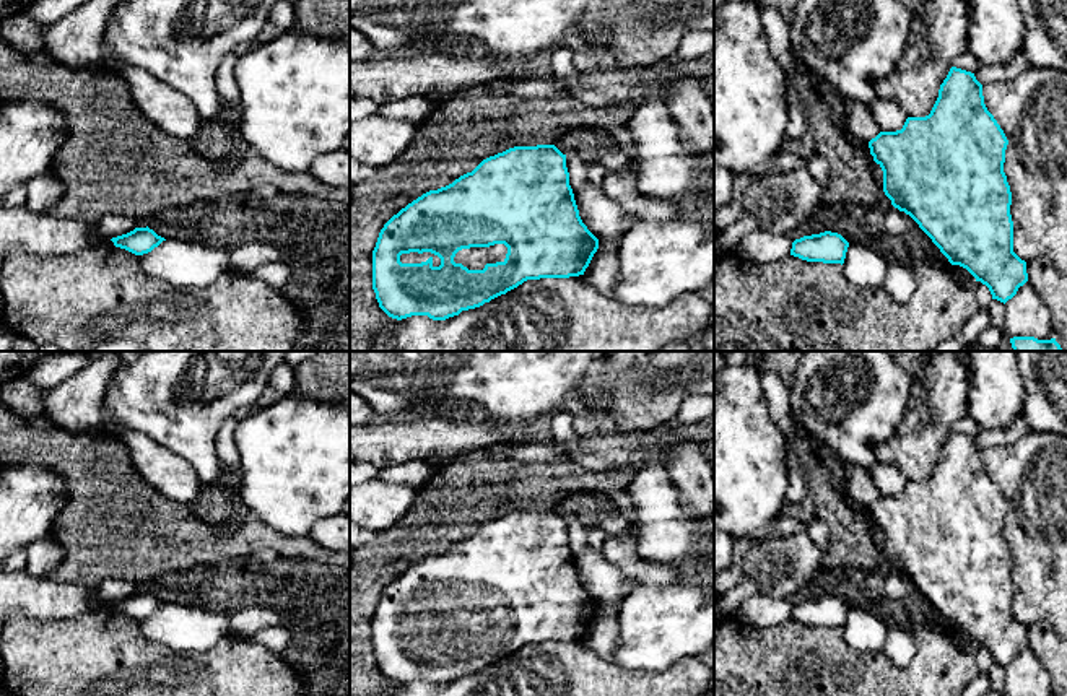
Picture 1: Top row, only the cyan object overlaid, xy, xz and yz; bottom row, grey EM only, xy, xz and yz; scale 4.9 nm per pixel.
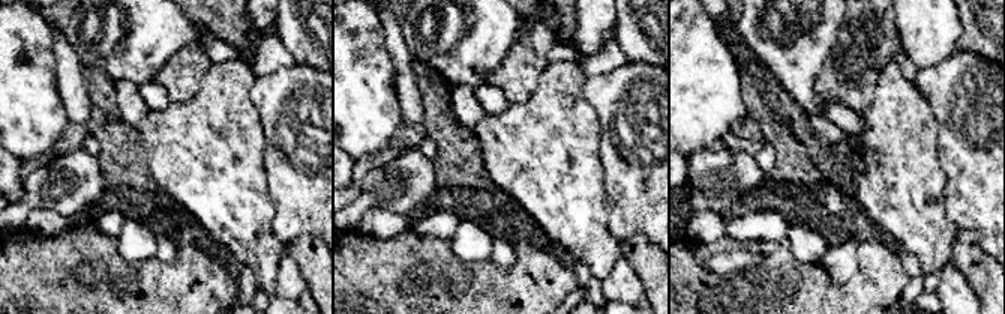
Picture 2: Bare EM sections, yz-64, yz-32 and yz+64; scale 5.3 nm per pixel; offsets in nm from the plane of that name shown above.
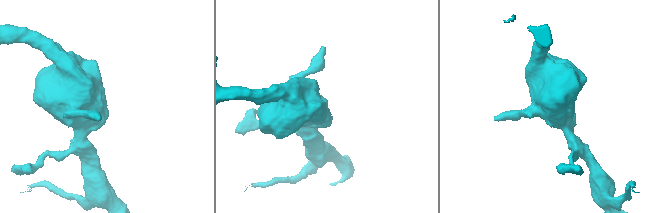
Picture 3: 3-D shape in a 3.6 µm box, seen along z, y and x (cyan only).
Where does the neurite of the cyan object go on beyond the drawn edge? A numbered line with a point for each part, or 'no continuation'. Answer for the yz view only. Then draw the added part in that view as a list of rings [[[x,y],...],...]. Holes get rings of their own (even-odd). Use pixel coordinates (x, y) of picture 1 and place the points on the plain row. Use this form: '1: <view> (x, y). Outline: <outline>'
no continuation

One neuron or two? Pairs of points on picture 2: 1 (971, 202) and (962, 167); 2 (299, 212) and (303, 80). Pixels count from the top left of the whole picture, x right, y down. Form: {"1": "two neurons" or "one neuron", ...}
{"1": "one neuron", "2": "one neuron"}

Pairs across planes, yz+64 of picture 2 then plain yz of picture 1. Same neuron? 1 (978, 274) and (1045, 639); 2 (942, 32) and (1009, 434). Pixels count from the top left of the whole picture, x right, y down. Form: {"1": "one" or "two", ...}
{"1": "one", "2": "two"}

